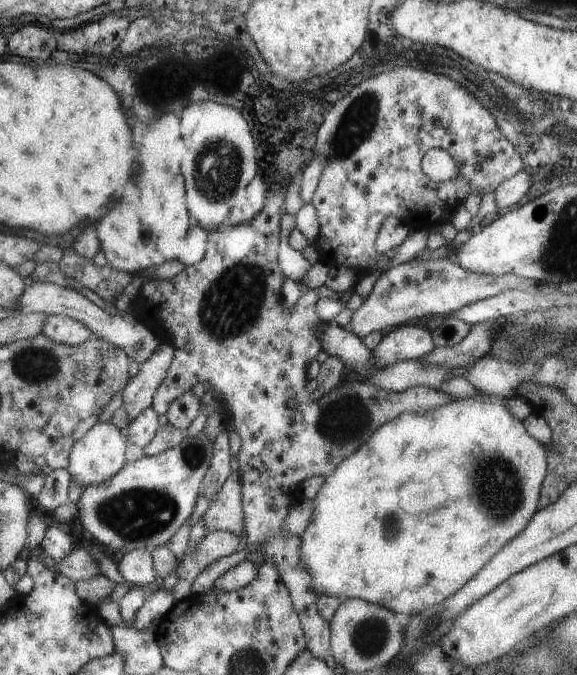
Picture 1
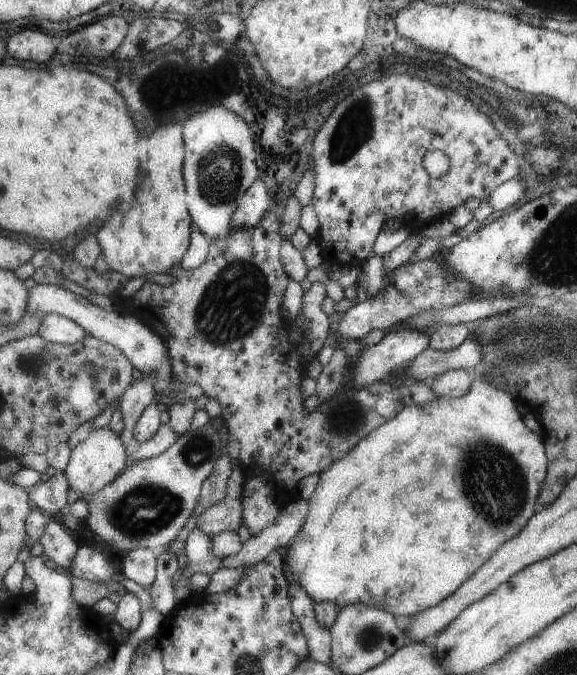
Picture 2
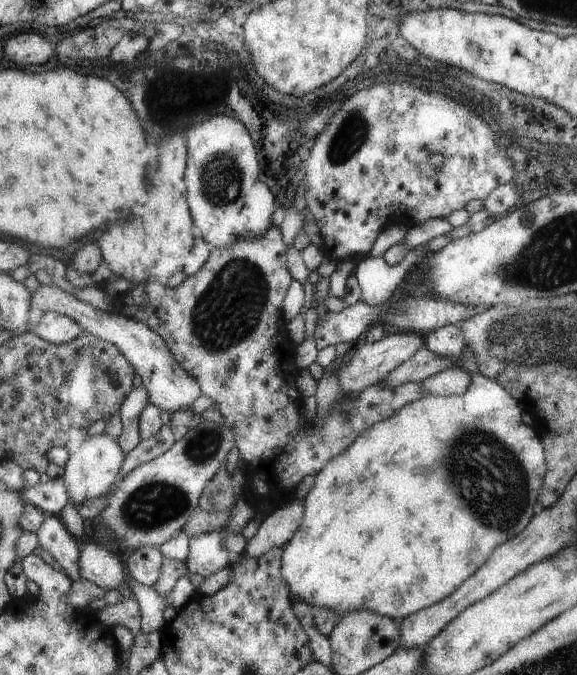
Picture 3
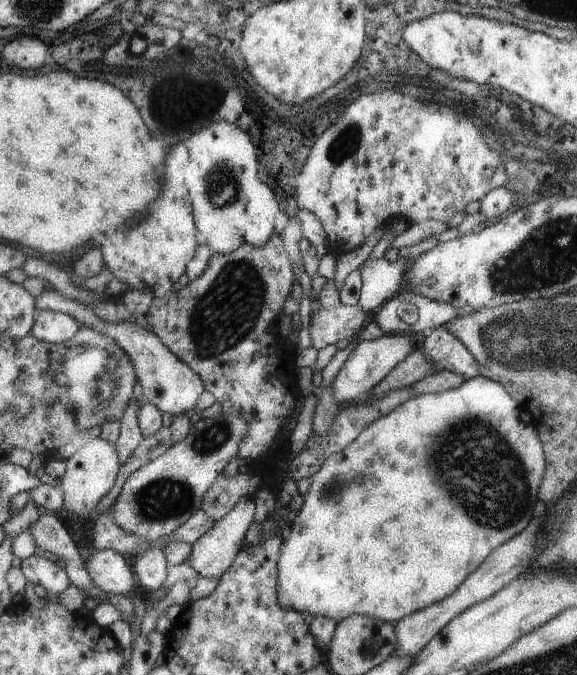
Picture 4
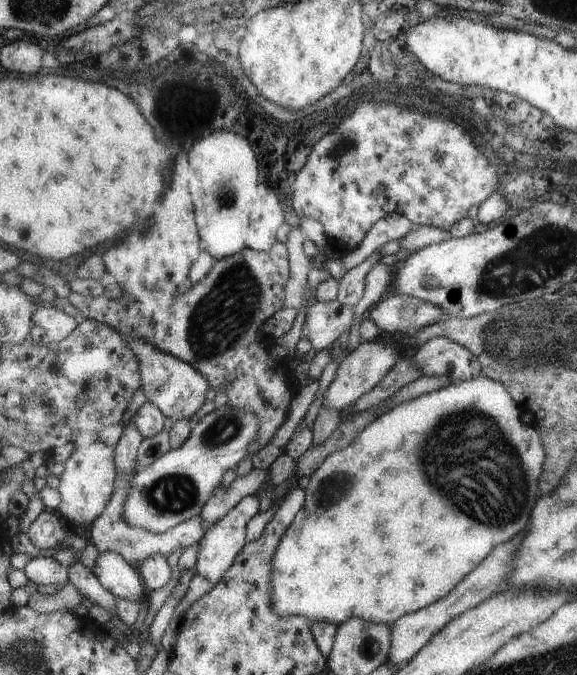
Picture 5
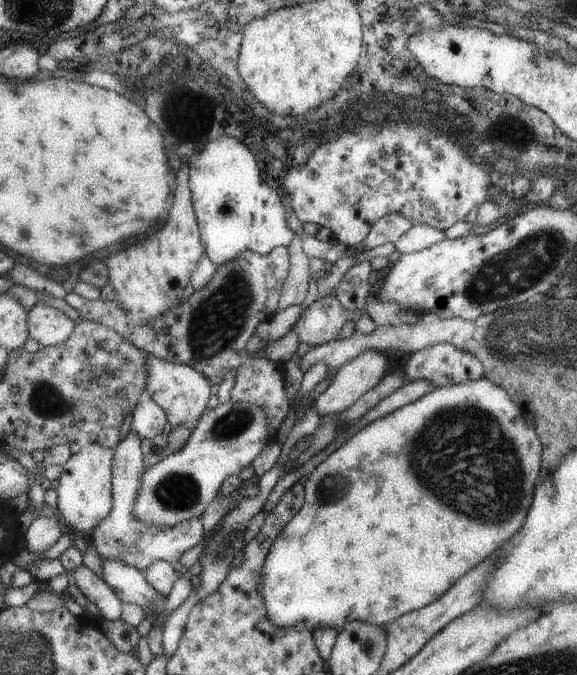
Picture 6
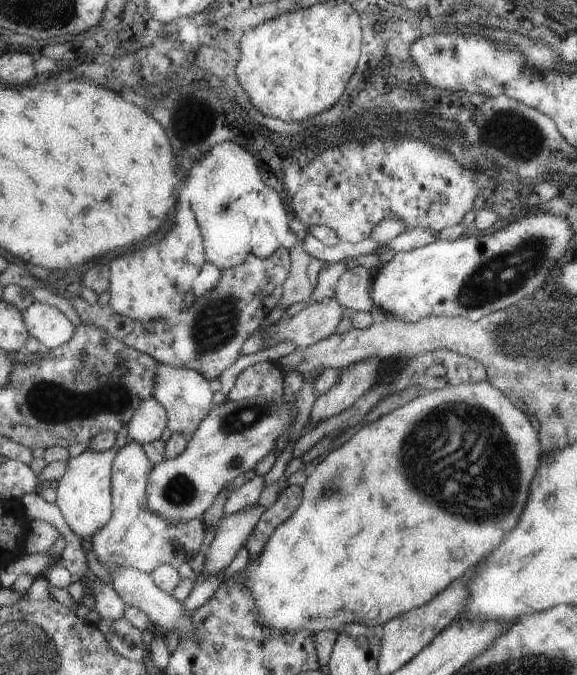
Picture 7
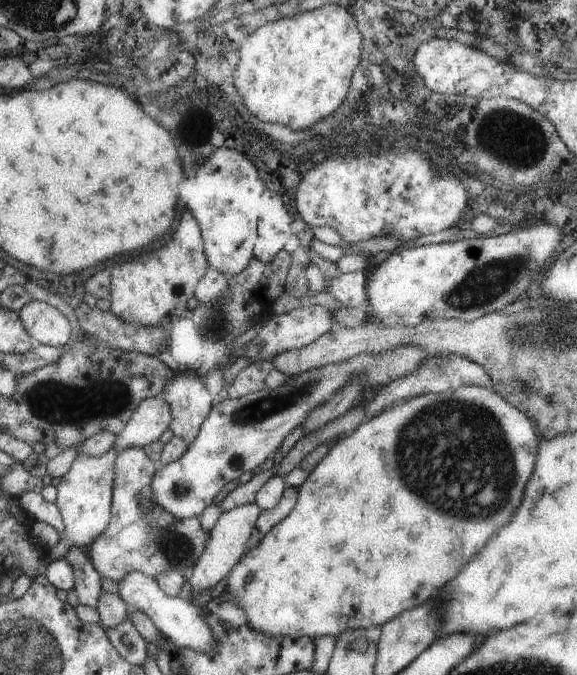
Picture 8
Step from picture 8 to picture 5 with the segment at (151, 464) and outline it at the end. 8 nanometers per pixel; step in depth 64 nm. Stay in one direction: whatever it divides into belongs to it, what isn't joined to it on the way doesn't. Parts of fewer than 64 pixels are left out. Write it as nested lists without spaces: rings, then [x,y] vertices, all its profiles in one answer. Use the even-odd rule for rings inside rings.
[[[130,419],[128,424],[123,427],[121,437],[115,444],[115,464],[117,466],[117,476],[115,480],[115,490],[111,496],[110,502],[104,508],[103,514],[91,524],[90,538],[94,546],[100,553],[117,552],[123,556],[131,565],[139,566],[147,559],[147,556],[156,553],[163,554],[166,558],[177,548],[187,548],[198,542],[205,535],[205,526],[202,526],[202,517],[200,515],[193,516],[191,519],[185,520],[178,526],[171,528],[170,531],[154,534],[142,529],[135,529],[129,525],[123,518],[126,508],[127,496],[131,489],[131,476],[136,472],[136,457],[139,454],[140,443],[143,442],[143,434],[135,425],[135,420]]]

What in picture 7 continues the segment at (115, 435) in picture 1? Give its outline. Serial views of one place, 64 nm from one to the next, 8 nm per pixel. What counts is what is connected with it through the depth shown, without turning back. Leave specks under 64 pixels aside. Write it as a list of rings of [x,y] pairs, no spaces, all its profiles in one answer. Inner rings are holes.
[[[118,446],[105,451],[85,449],[79,456],[70,457],[62,479],[58,481],[55,504],[66,522],[81,540],[94,536],[114,516],[114,494],[111,485],[111,467],[114,466]]]

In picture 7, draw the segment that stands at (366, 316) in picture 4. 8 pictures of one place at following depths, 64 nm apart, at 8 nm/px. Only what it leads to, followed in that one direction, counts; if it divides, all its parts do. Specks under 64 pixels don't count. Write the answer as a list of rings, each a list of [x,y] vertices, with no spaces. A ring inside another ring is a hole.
[[[326,297],[320,302],[309,302],[300,313],[269,327],[263,348],[280,342],[293,342],[296,348],[306,348],[332,336],[338,322],[347,313],[336,297]]]

